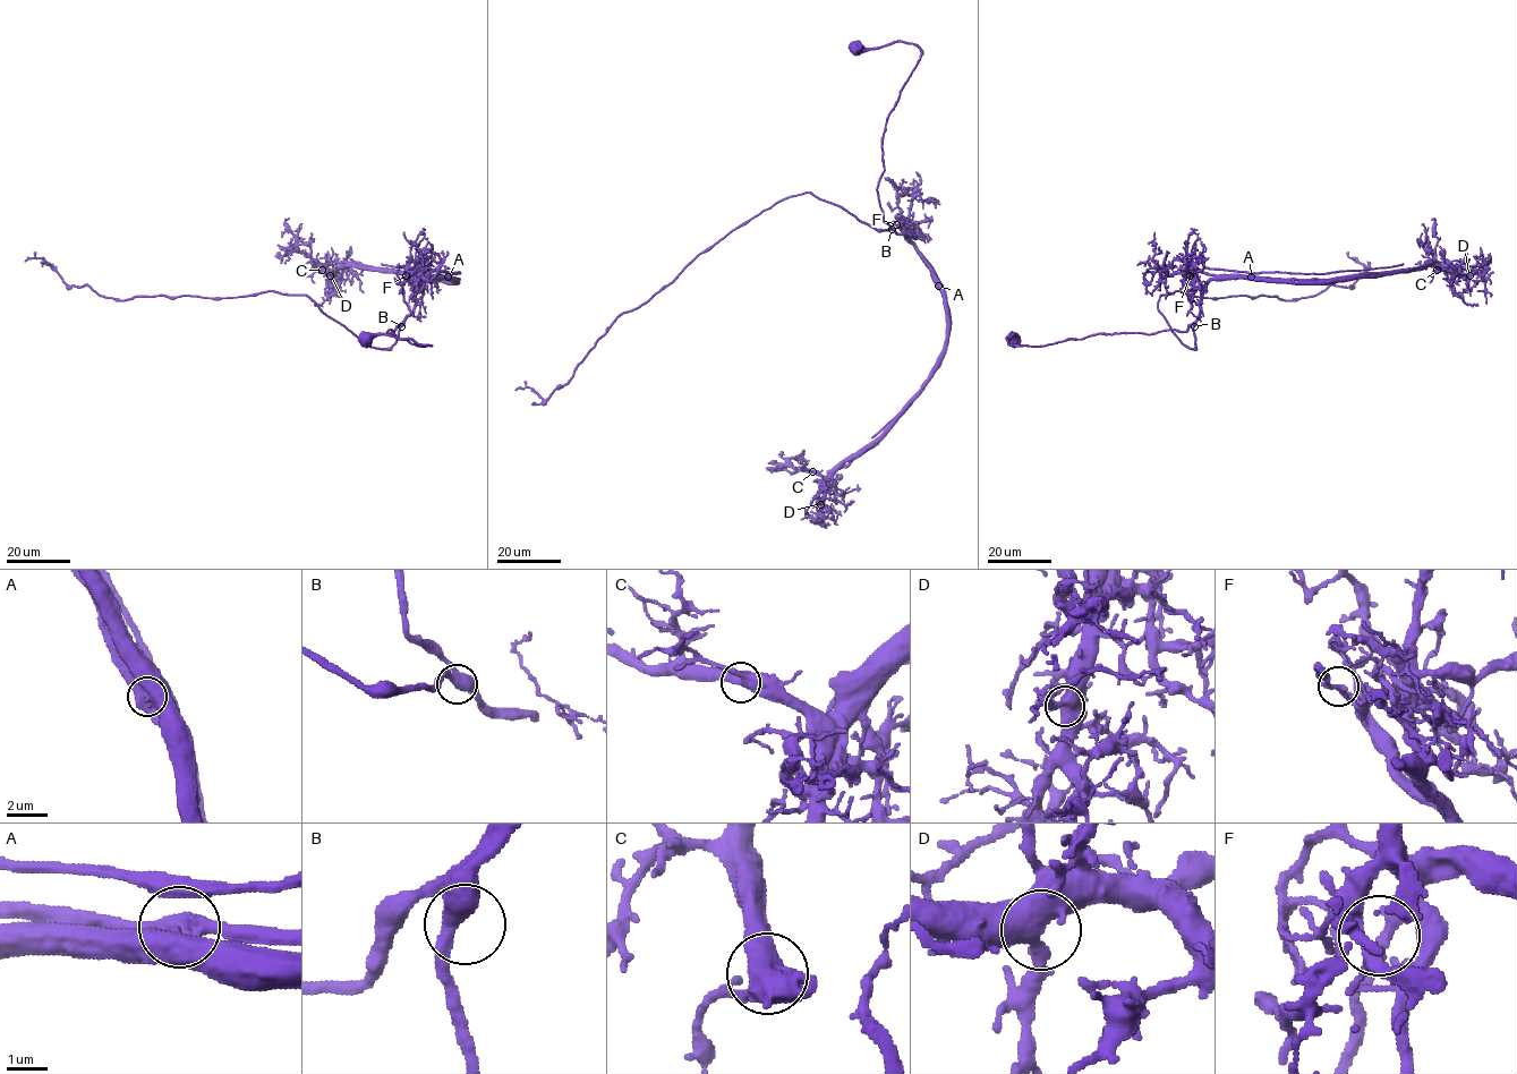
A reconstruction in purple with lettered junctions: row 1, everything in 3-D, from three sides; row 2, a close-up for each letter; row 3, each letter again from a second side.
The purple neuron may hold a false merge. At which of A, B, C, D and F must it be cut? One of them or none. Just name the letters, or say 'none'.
A

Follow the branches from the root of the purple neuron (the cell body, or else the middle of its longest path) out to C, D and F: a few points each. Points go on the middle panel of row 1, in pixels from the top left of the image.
C: (855, 48), (920, 50), (877, 192), (940, 289), (947, 346), (877, 439), (812, 471)
D: (855, 48), (920, 50), (885, 124), (877, 192), (883, 220), (940, 289), (947, 346), (820, 504)
F: (855, 48), (904, 41), (920, 50), (881, 141), (877, 192), (883, 220), (897, 233), (910, 235), (896, 224)

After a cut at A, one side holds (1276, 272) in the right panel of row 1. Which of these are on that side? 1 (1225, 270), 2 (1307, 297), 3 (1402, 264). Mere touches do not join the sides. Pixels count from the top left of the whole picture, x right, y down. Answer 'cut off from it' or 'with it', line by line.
1: with it
2: cut off from it
3: with it

